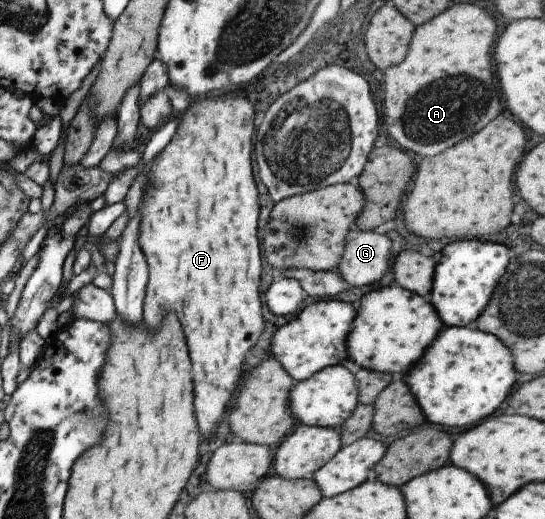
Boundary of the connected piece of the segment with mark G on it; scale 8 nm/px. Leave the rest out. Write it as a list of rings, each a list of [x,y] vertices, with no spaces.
[[[350,225],[342,259],[336,267],[348,288],[364,287],[380,279],[390,265],[390,244],[387,234],[363,232]]]

